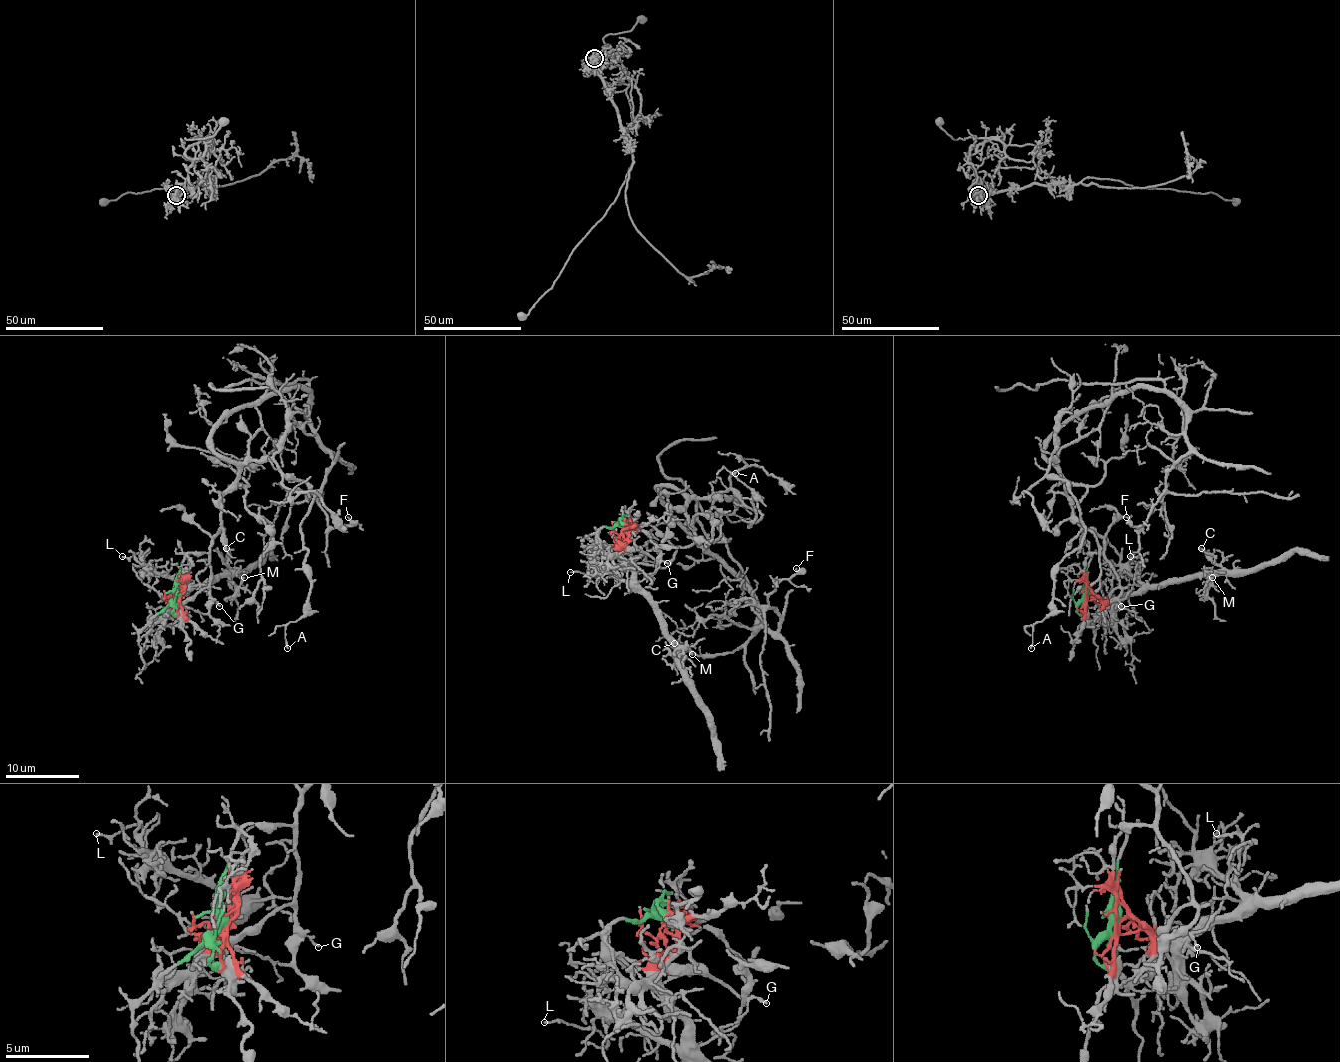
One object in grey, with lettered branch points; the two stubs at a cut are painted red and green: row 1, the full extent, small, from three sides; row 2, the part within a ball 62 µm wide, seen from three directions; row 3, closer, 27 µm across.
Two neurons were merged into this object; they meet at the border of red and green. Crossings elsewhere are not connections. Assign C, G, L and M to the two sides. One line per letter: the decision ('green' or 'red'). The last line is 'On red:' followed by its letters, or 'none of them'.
C: red
G: red
L: red
M: red
On red: C, G, L, M

